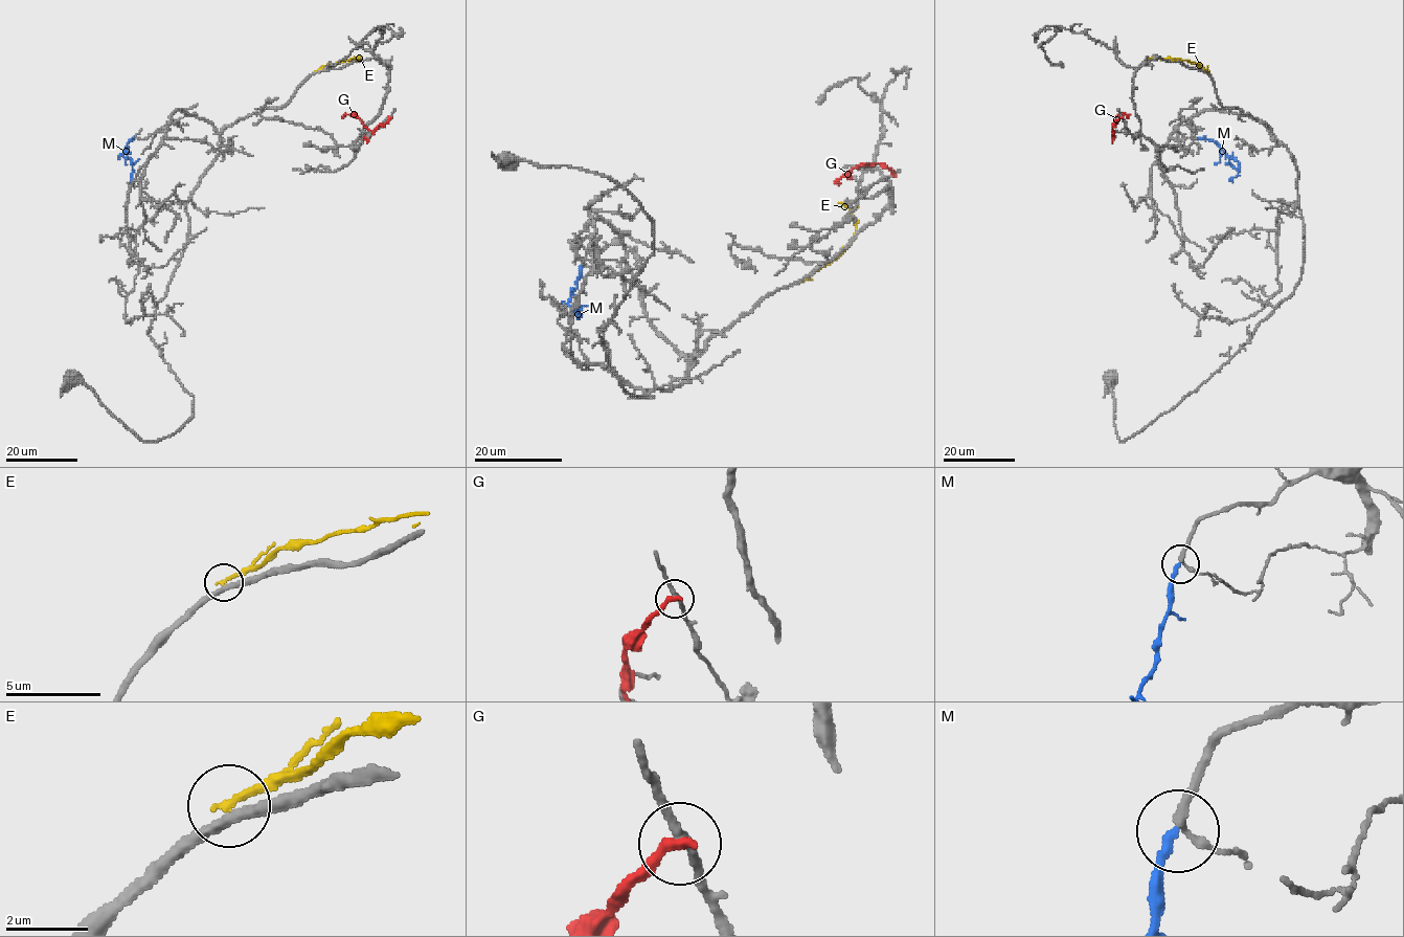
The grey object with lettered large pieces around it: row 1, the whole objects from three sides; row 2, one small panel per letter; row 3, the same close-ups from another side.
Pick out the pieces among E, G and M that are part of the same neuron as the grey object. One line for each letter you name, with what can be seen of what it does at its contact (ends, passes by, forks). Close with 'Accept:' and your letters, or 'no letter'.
M: It ends there
Accept: M

